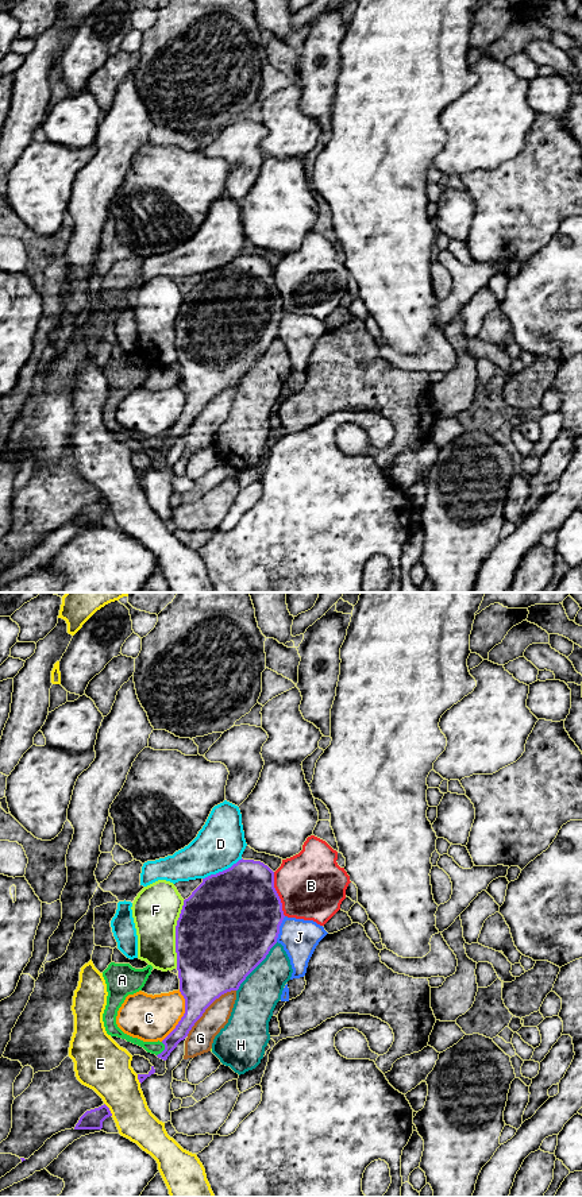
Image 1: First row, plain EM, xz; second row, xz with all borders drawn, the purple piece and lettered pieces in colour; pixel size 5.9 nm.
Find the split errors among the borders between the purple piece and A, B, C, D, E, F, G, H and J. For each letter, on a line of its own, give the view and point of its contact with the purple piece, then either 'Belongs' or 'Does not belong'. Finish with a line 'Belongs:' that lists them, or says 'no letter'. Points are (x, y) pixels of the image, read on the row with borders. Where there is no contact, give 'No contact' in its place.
A: Touches purple at xz (165, 1049). Does not belong
B: Touches purple at xz (277, 894). Does not belong
C: Touches purple at xz (184, 1015). Does not belong
D: Touches purple at xz (223, 871). Does not belong
E: Touches purple at xz (108, 1109). Does not belong
F: Touches purple at xz (176, 934). Does not belong
G: Touches purple at xz (207, 1007). Does not belong
H: Touches purple at xz (257, 965). Does not belong
J: Touches purple at xz (278, 929). Does not belong
Belongs: no letter

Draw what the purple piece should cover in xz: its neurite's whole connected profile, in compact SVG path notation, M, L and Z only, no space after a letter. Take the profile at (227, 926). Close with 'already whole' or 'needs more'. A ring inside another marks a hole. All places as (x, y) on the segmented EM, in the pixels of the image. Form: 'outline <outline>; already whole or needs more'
outline M242 858L231 868L203 879L184 900L176 926L177 970L185 1013L162 1040L165 1050L158 1058L167 1059L216 999L239 989L277 943L284 918L282 903L274 888L274 872L261 861Z; already whole

